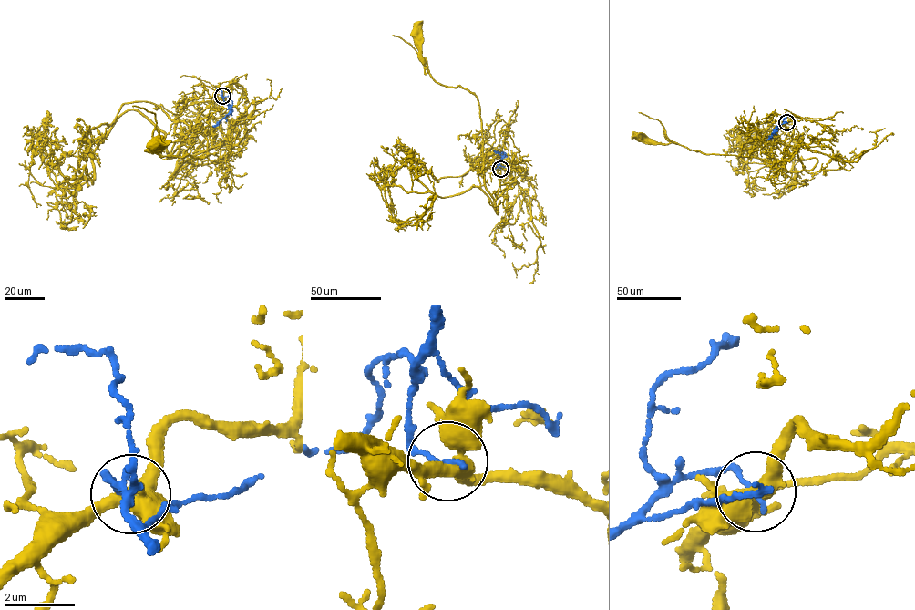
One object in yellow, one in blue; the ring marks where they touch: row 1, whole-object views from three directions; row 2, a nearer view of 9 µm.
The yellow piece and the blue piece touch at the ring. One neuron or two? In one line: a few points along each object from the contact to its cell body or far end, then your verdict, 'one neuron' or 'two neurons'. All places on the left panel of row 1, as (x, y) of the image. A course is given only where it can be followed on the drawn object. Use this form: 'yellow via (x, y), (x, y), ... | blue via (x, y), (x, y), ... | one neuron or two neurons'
yellow via (221, 96), (187, 105), (176, 121), (209, 149), (182, 162), (207, 157), (159, 156), (156, 129), (153, 145) | blue via (221, 96), (230, 108), (221, 121) | one neuron

